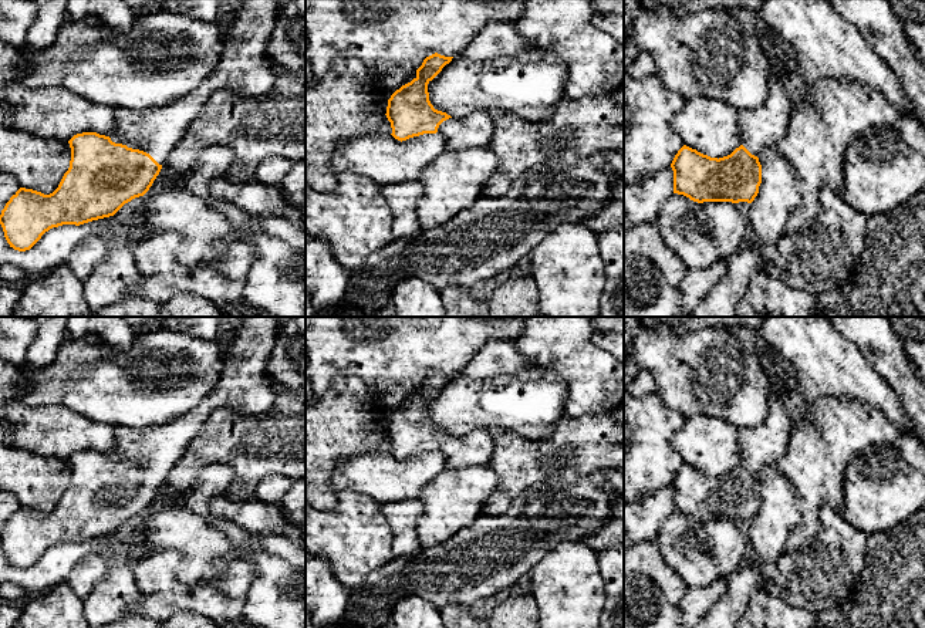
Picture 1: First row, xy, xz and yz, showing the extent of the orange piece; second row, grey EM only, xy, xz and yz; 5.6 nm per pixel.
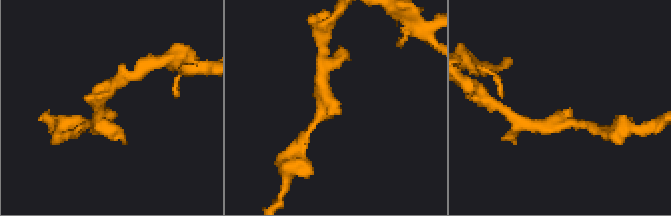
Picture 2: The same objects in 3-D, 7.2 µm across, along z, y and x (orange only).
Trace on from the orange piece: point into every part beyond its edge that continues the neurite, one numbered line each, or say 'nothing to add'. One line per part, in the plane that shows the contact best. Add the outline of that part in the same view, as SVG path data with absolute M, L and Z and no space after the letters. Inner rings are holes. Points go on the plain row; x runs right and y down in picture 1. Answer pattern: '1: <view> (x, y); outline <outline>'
1: xy (243, 385); outline M244 317L233 341L222 348L223 368L215 388L193 409L146 429L117 426L112 460L149 472L163 483L193 436L219 408L242 413L269 412L278 388L264 368L280 328L277 317Z

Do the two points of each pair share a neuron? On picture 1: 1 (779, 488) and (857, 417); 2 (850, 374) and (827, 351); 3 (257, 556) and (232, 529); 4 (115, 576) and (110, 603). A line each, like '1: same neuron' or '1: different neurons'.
1: different neurons
2: same neuron
3: different neurons
4: same neuron

